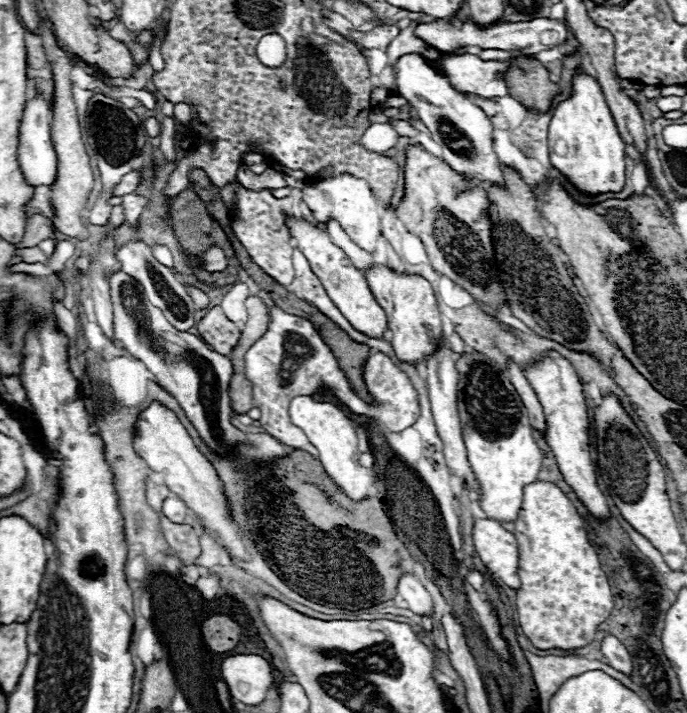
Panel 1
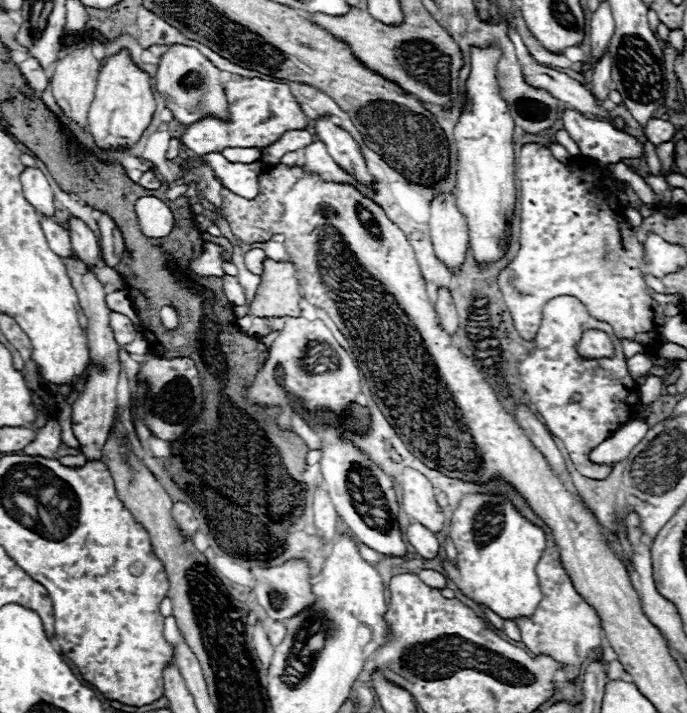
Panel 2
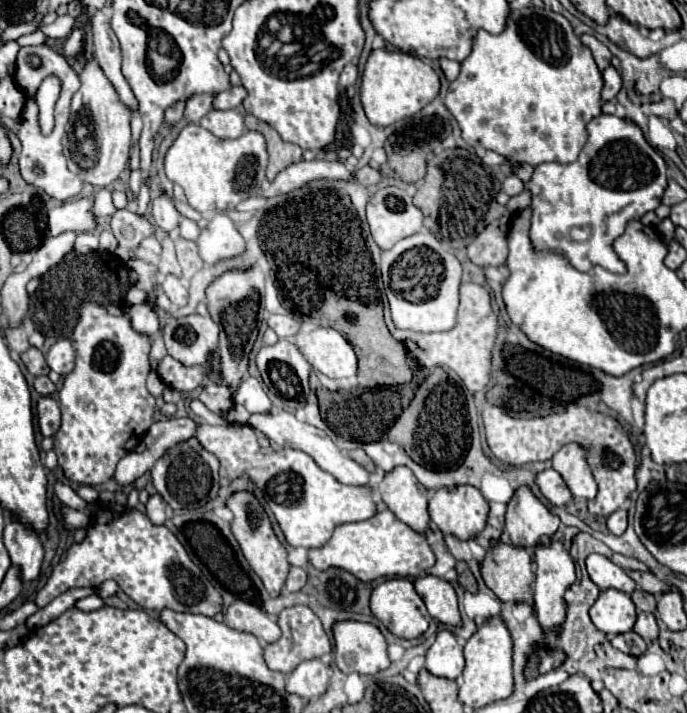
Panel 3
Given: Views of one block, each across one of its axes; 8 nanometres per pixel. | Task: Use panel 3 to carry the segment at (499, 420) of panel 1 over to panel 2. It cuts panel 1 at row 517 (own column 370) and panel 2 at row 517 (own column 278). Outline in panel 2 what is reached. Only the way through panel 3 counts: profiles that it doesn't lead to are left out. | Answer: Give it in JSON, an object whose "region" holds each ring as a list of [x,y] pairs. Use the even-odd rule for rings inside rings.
{"region":[[[494,492],[462,496],[450,516],[448,534],[458,550],[458,568],[452,568],[448,562],[444,568],[464,596],[486,604],[504,620],[534,612],[534,606],[542,600],[536,564],[546,548],[546,534],[522,516],[508,496]]]}

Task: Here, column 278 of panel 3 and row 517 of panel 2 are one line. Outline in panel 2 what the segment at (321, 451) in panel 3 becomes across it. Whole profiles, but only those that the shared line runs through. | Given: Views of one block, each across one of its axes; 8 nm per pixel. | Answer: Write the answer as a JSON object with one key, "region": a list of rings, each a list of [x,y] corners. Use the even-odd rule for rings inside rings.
{"region":[[[406,468],[400,476],[402,486],[402,510],[410,520],[426,526],[430,532],[438,534],[446,528],[446,516],[436,502],[432,484],[420,472]]]}

